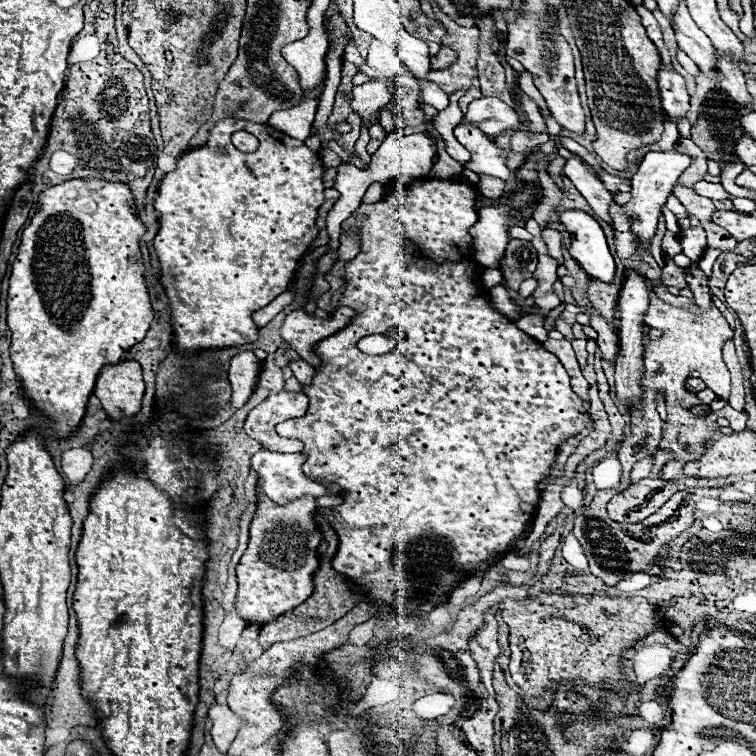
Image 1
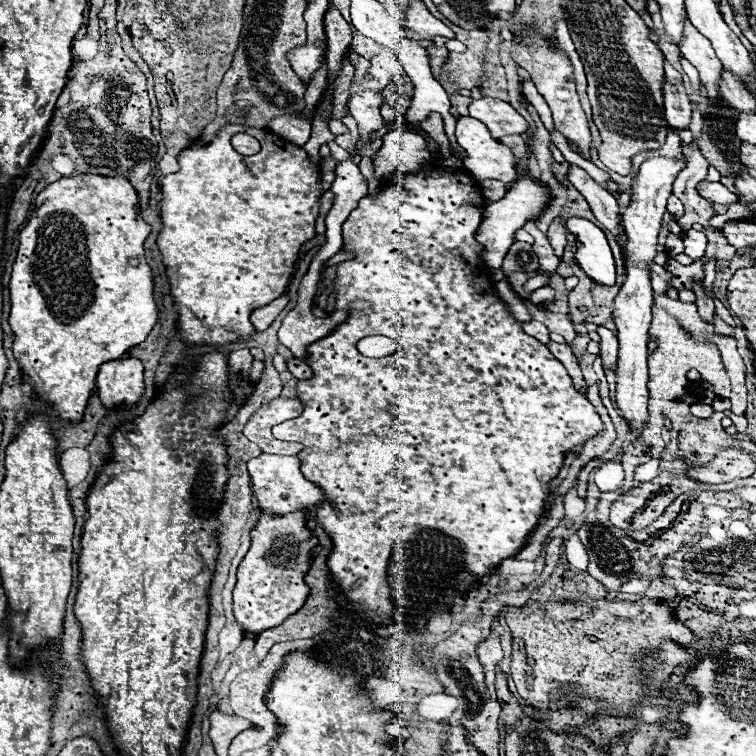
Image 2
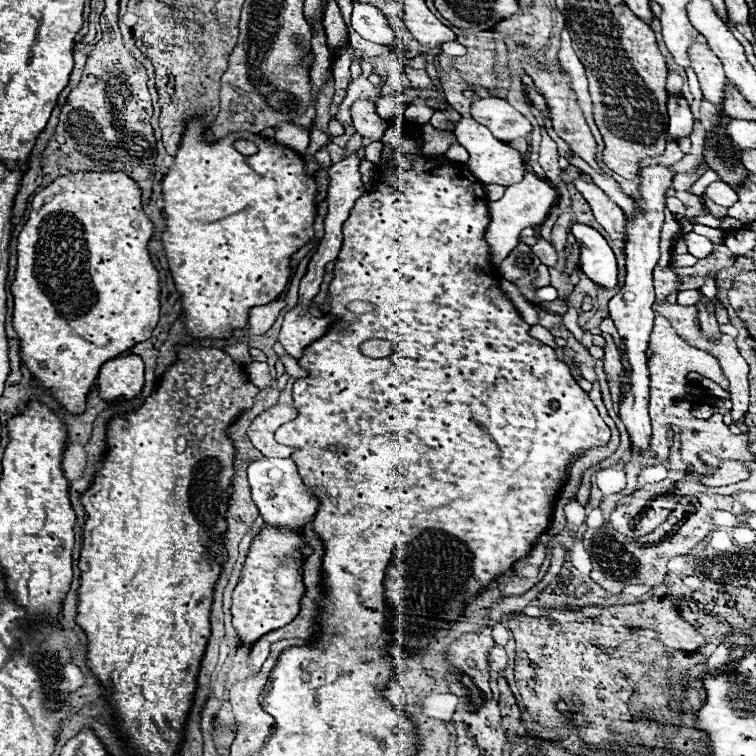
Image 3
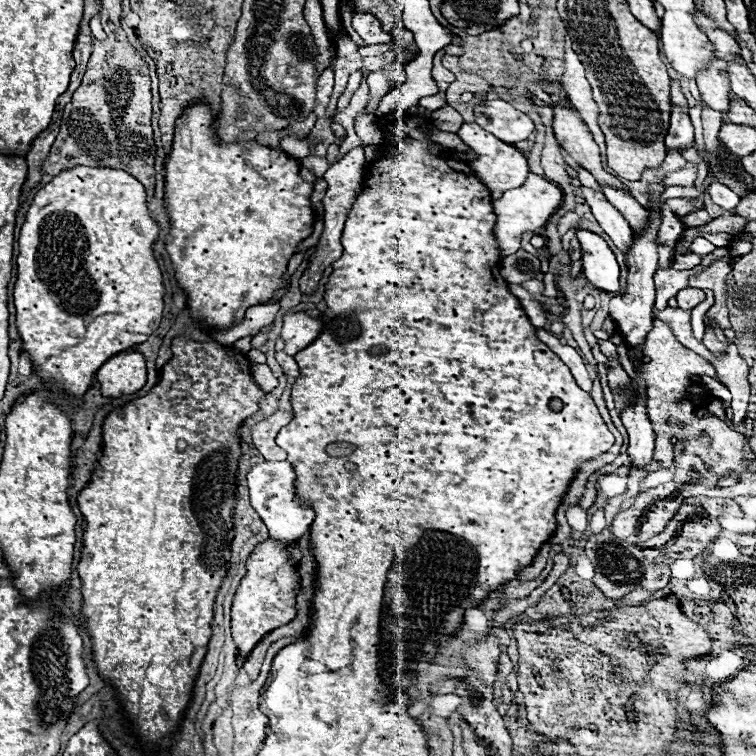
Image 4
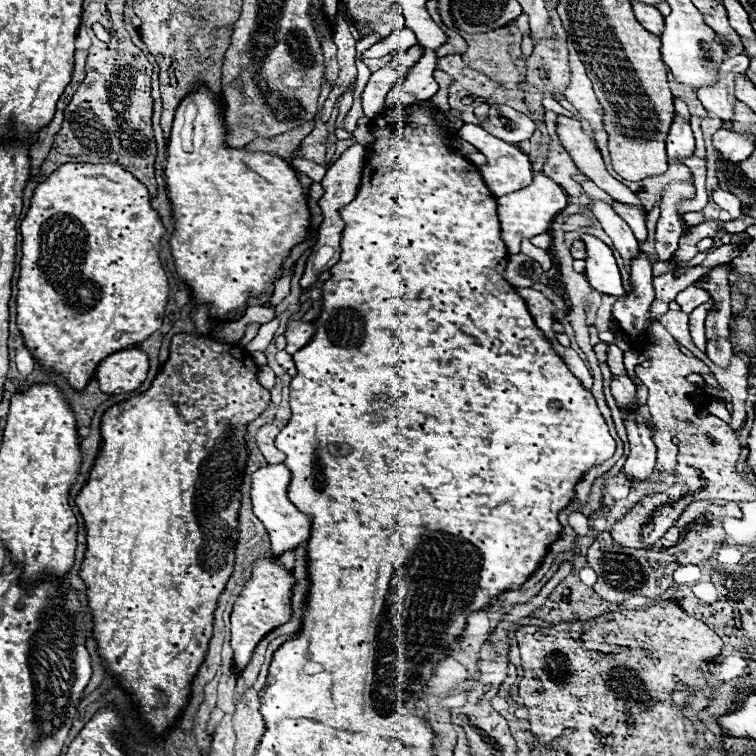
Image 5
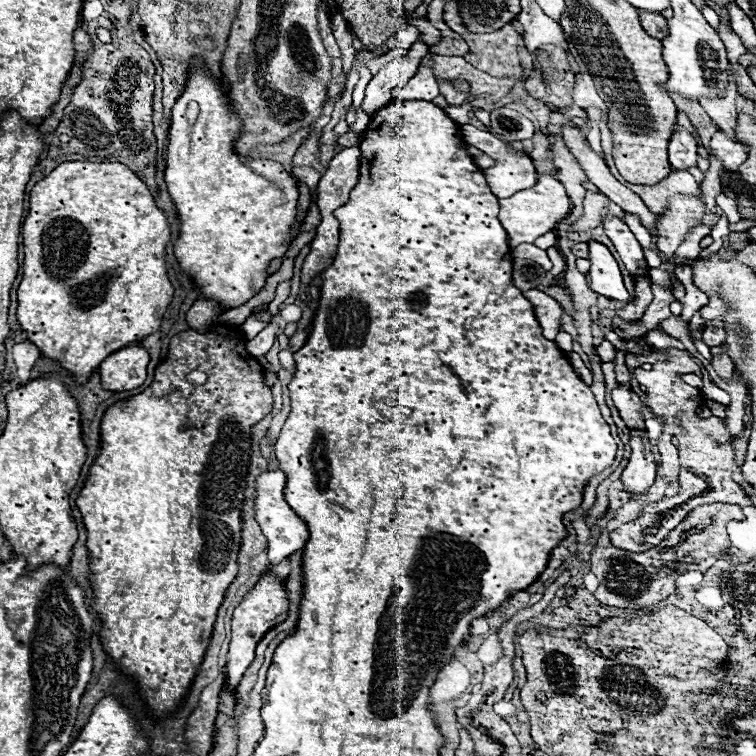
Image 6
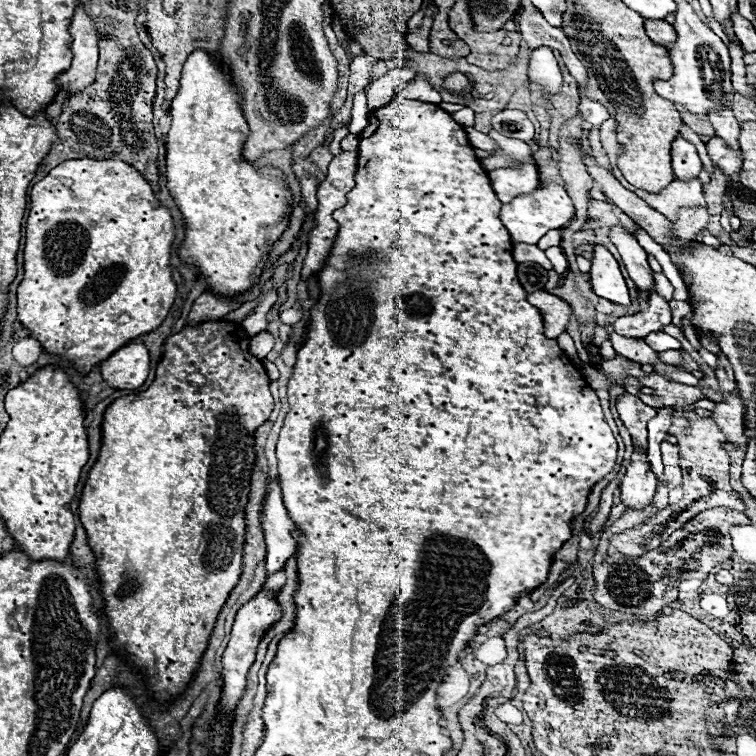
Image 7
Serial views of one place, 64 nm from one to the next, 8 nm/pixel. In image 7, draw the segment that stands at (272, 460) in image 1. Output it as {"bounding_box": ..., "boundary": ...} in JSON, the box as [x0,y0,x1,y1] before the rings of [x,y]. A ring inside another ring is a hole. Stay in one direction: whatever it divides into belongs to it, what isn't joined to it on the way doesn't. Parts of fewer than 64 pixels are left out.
{"bounding_box":[260,476,296,574],"boundary":[[[278,476],[268,480],[268,492],[262,504],[260,512],[262,530],[266,536],[266,572],[276,574],[280,568],[284,568],[286,560],[296,552],[296,540],[292,538],[294,522],[288,518],[288,512],[282,504],[282,492]]]}

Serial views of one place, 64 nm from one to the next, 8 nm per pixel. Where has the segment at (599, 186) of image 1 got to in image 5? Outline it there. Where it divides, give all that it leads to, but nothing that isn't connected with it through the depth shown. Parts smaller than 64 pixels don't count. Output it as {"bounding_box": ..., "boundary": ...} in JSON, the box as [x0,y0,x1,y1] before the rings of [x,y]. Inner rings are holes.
{"bounding_box":[594,202,640,264],"boundary":[[[604,202],[594,204],[594,216],[600,220],[604,232],[612,238],[614,248],[620,252],[624,264],[630,264],[632,258],[636,258],[640,254],[640,244],[634,238],[630,226],[612,210],[612,206],[608,206]]]}

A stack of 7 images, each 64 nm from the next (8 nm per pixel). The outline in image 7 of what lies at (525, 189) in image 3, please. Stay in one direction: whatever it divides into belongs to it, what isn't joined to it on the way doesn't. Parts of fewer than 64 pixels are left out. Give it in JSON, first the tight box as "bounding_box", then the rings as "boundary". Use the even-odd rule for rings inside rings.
{"bounding_box":[500,184,576,244],"boundary":[[[548,184],[548,186],[540,186],[534,194],[518,196],[510,204],[504,204],[502,212],[500,212],[500,220],[508,228],[508,232],[512,236],[512,244],[520,244],[520,242],[538,244],[538,240],[548,230],[566,228],[574,220],[574,212],[576,212],[574,204],[572,204],[570,196],[566,194],[566,190],[558,184]]]}

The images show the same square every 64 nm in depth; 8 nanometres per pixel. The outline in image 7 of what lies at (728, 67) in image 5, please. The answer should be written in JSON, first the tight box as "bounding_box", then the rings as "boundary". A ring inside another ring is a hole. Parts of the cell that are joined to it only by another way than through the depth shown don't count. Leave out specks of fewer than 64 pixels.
{"bounding_box":[710,108,740,152],"boundary":[[[724,108],[720,112],[712,112],[710,114],[710,122],[714,126],[716,136],[720,136],[728,144],[728,148],[732,148],[734,152],[740,152],[740,146],[738,146],[740,124],[736,122],[732,110],[730,108]]]}

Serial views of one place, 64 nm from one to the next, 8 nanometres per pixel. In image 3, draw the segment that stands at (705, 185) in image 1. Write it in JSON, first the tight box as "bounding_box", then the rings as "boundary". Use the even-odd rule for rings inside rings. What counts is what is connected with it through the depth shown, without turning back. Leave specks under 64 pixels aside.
{"bounding_box":[704,180,738,208],"boundary":[[[720,180],[712,182],[712,184],[706,188],[704,194],[706,194],[710,200],[714,200],[716,204],[724,206],[724,208],[730,208],[730,206],[734,206],[734,204],[738,202],[738,194],[736,194],[728,184],[724,184],[724,182],[720,182]]]}

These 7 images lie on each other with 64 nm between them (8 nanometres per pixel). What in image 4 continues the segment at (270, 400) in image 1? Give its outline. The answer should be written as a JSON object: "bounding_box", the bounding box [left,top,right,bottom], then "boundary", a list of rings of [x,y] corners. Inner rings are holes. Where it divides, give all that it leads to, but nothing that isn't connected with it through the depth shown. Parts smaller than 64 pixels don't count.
{"bounding_box":[252,410,292,460],"boundary":[[[278,410],[278,412],[272,414],[270,418],[258,422],[256,428],[252,428],[254,446],[260,450],[260,454],[262,454],[266,460],[284,460],[284,458],[286,458],[286,452],[276,446],[274,438],[276,438],[278,430],[280,430],[282,426],[286,426],[290,420],[292,420],[292,414],[290,414],[290,412],[280,412],[280,410]]]}

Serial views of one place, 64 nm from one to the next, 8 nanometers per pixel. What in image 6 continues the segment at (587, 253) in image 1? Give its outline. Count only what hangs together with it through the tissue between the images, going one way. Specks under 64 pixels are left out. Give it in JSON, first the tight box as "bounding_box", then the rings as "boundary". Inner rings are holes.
{"bounding_box":[588,242,630,302],"boundary":[[[588,242],[590,244],[590,272],[588,272],[588,280],[590,280],[590,288],[596,294],[602,294],[610,300],[618,300],[618,302],[628,302],[630,296],[624,288],[624,280],[618,268],[618,262],[614,260],[614,256],[610,254],[610,250],[600,244],[600,242]]]}

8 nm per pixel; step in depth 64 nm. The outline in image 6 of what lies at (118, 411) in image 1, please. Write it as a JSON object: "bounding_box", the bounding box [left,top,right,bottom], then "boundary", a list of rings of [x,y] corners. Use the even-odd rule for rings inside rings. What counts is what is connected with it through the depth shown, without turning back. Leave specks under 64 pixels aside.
{"bounding_box":[98,346,148,392],"boundary":[[[126,346],[110,354],[98,368],[102,386],[114,392],[134,390],[142,386],[146,380],[148,360],[148,352],[142,346]]]}

